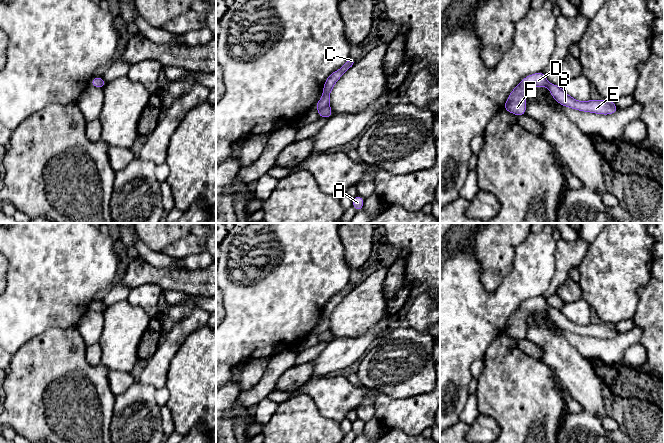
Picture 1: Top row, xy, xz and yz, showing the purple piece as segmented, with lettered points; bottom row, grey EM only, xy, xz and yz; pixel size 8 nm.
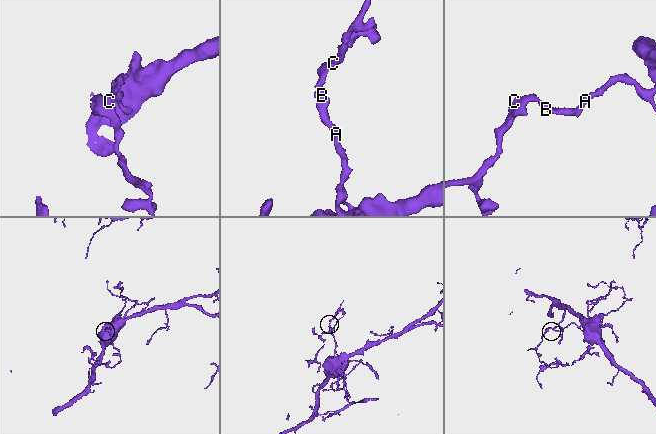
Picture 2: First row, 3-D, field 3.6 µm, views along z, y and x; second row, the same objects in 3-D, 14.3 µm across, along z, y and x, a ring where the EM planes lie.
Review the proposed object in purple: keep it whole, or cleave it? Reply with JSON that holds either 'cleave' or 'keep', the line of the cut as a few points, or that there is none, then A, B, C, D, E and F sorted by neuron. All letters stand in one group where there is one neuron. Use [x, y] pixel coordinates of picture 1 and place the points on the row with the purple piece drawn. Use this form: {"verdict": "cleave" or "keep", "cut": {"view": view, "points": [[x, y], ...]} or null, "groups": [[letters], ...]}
{"verdict": "cleave", "cut": {"view": "xz", "points": [[328, 105], [318, 111]]}, "groups": [["A", "B", "E"], ["C", "D", "F"]]}

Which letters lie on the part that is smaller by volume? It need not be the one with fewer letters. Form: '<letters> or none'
C, D, F

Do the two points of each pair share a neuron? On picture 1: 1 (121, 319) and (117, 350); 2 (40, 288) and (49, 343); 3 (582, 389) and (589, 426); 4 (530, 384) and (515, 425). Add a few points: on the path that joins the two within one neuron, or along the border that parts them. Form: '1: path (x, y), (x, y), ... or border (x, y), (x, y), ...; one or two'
1: path (121, 327), (119, 342); one
2: border (70, 327), (50, 327), (34, 336), (27, 343); two
3: border (584, 410), (595, 417); two
4: path (527, 394), (527, 413), (525, 415); one

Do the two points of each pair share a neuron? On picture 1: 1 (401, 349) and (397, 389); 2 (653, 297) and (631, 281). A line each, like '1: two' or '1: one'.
1: one
2: two

